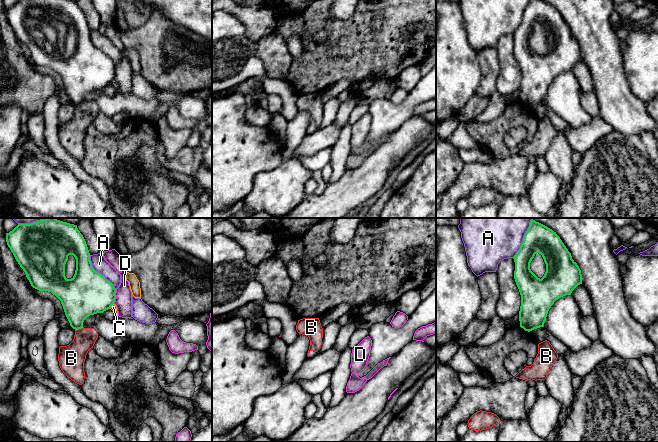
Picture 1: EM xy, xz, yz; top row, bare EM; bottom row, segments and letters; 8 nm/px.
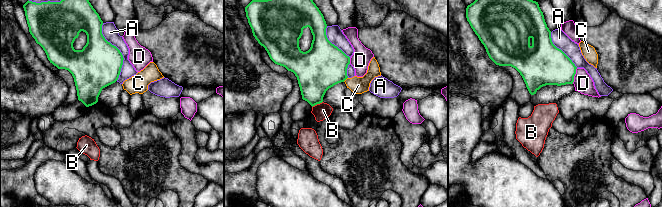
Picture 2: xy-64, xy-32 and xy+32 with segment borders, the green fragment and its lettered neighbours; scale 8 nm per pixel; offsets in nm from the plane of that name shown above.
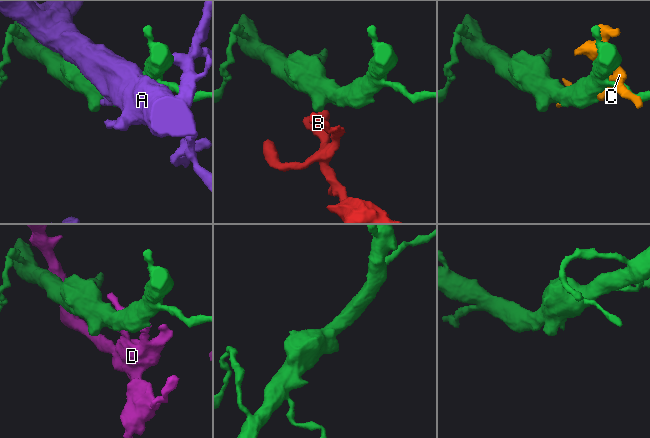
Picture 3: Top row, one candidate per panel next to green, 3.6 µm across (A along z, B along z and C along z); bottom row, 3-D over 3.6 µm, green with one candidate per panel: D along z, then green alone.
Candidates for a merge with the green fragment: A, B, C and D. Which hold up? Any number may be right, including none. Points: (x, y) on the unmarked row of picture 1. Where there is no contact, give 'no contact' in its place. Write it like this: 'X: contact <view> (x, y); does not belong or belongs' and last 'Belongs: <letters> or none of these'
A: contact xy (99, 49); does not belong
B: contact xy (79, 104); does not belong
C: contact xy (111, 81); does not belong
D: contact xy (115, 72); does not belong
Belongs: none of these

